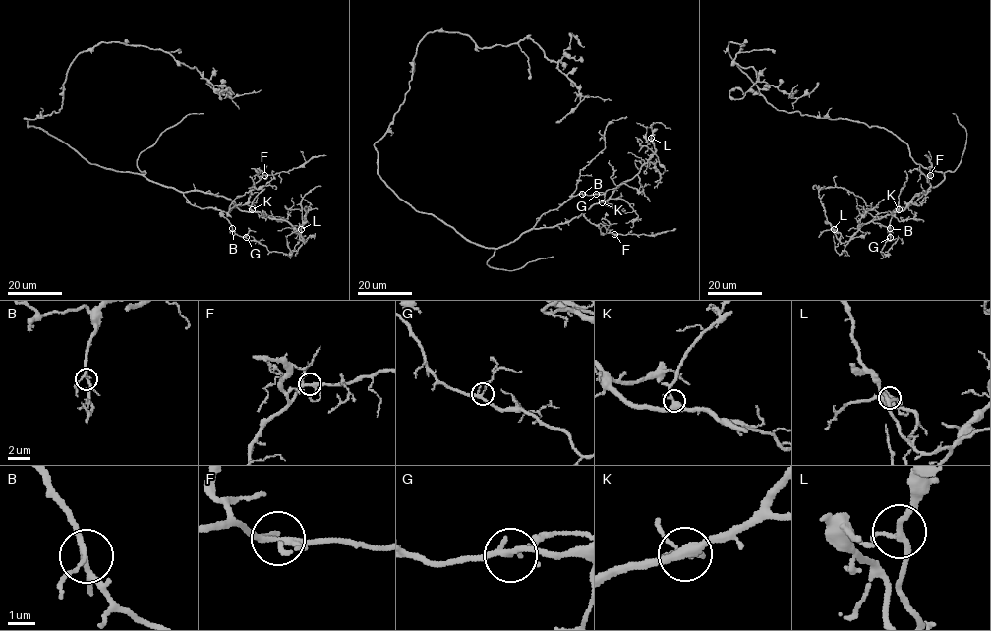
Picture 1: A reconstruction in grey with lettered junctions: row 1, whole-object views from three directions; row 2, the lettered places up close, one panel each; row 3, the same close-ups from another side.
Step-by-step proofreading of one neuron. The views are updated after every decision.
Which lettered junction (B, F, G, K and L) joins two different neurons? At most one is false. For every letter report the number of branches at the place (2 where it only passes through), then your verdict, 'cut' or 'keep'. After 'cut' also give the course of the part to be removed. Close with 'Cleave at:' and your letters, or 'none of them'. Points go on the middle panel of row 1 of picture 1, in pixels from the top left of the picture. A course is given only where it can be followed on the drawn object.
B: branches 4; keep
F: branches 4; keep
G: branches 4; keep
K: branches 4; keep
L: branches 3; keep
Cleave at: none of them

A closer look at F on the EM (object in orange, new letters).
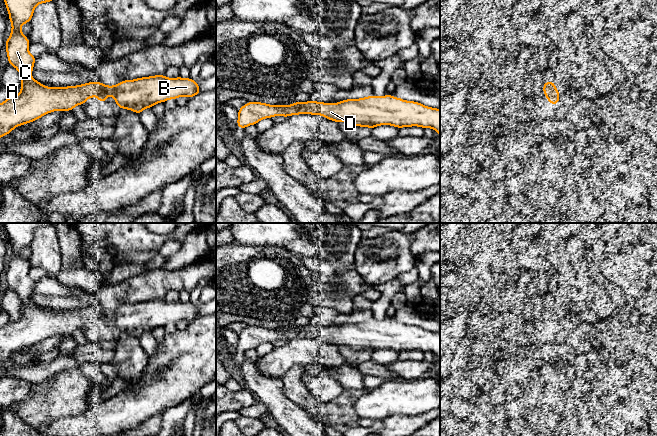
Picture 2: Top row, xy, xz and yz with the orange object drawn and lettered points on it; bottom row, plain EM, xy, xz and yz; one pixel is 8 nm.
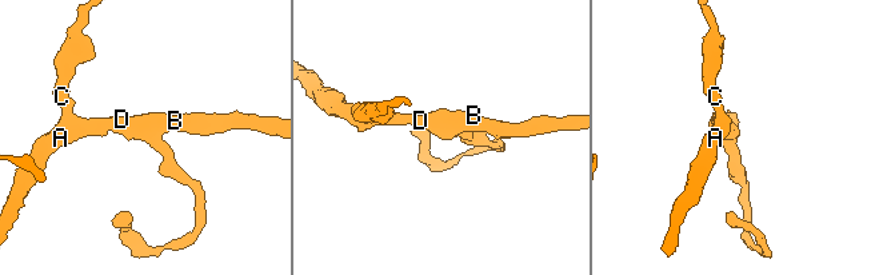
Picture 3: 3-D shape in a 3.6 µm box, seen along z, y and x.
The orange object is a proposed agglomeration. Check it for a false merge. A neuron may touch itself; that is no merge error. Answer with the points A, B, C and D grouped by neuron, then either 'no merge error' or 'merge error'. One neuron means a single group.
A B C D | no merge error

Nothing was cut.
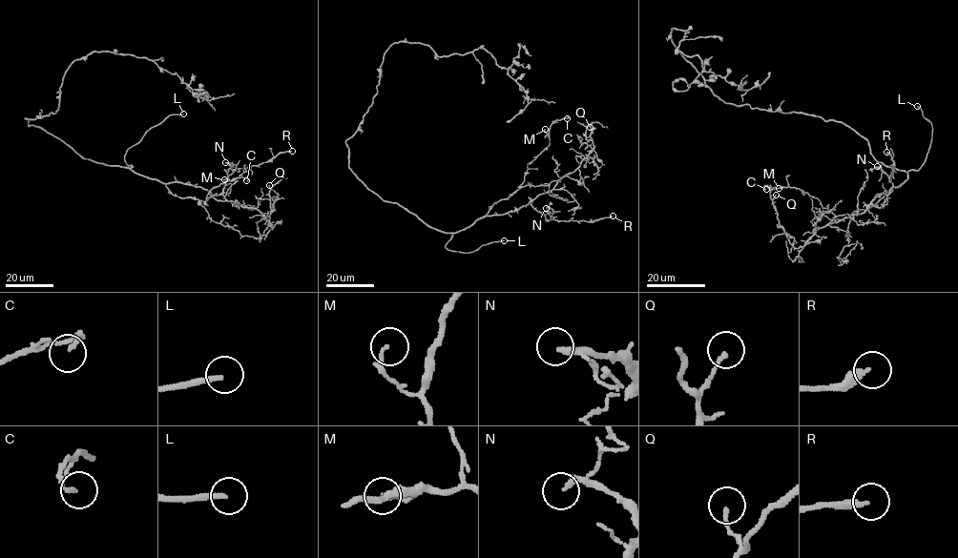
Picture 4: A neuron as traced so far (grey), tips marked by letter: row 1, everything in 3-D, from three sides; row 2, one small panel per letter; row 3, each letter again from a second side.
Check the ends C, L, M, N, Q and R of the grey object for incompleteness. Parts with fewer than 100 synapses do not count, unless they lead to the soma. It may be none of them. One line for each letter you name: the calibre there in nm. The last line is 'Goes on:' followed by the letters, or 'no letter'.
L: 200 nm
Goes on: L

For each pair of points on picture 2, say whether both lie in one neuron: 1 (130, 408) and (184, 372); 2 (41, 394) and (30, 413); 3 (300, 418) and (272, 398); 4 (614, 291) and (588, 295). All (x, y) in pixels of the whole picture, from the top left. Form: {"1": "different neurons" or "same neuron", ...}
{"1": "same neuron", "2": "same neuron", "3": "same neuron", "4": "different neurons"}

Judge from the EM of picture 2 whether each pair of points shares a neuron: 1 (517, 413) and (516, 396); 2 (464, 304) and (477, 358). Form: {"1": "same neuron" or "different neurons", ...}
{"1": "same neuron", "2": "different neurons"}

